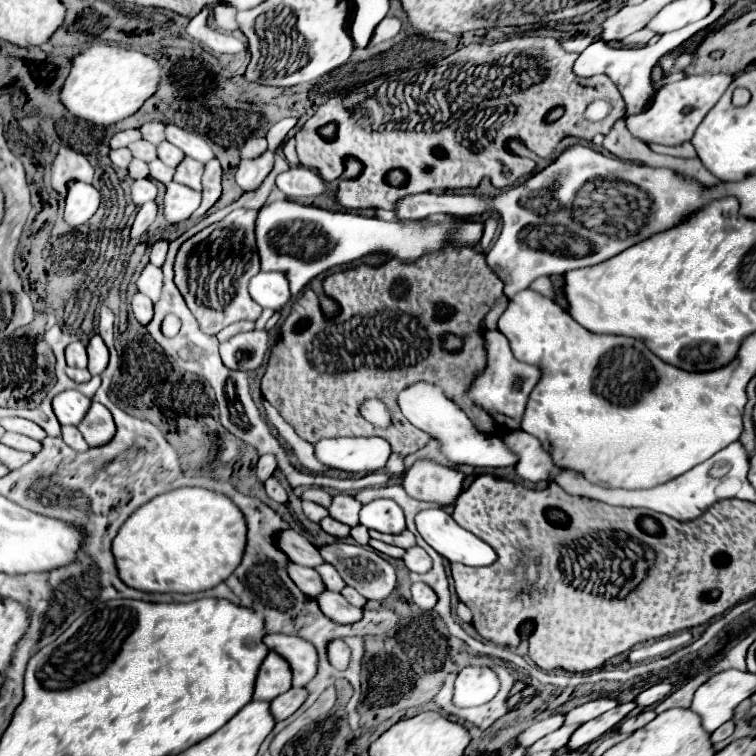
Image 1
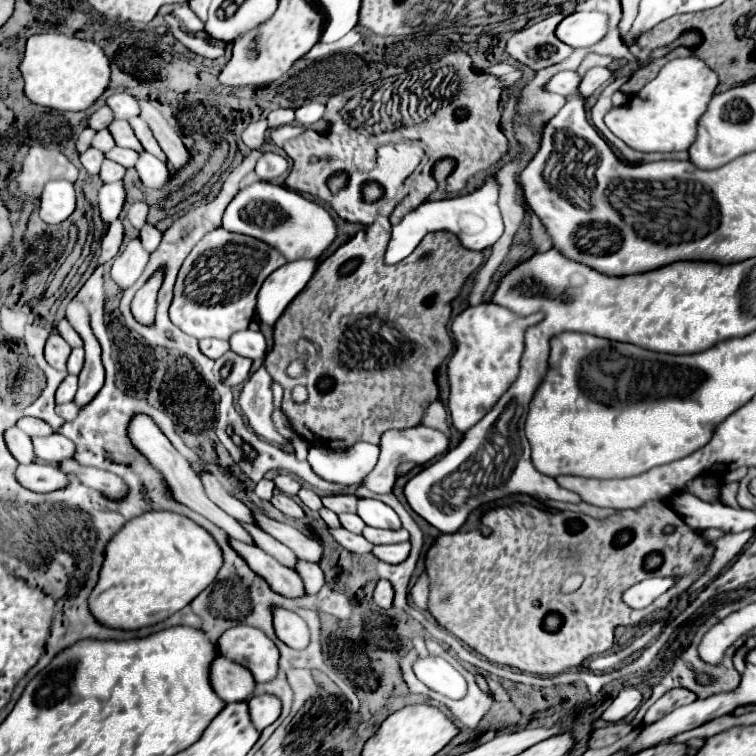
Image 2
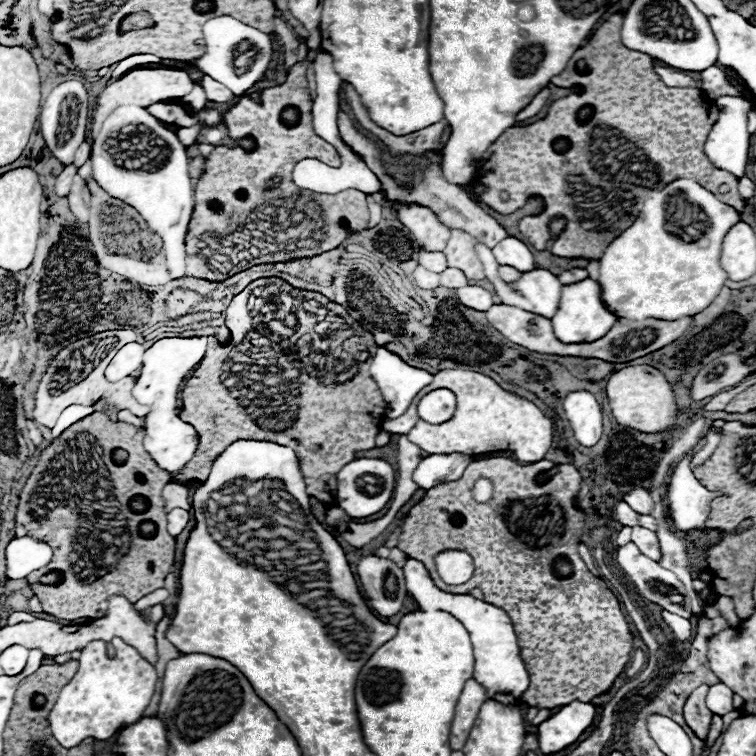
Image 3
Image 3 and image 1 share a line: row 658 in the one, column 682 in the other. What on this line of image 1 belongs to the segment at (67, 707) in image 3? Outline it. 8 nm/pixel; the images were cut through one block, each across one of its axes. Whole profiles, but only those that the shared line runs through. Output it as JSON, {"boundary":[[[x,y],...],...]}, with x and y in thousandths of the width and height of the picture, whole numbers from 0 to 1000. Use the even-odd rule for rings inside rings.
{"boundary":[[[923,98],[910,101],[899,108],[884,111],[873,116],[857,143],[847,151],[828,153],[828,167],[833,177],[854,190],[878,190],[878,193],[899,193],[905,188],[913,188],[923,164],[931,159],[931,153],[939,148],[939,143],[952,132],[952,127],[960,122],[966,108],[971,106],[968,98]]]}

